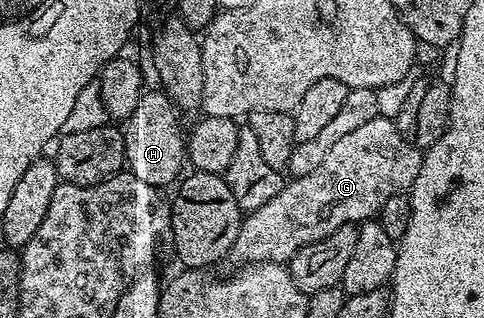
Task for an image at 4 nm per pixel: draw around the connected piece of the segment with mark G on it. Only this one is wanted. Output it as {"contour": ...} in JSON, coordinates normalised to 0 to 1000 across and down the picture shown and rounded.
{"contour":[[[785,368],[771,381],[754,381],[754,393],[729,406],[729,418],[713,418],[680,481],[671,481],[671,506],[647,531],[647,544],[620,550],[587,572],[581,607],[548,632],[539,657],[517,667],[504,686],[498,720],[490,733],[490,758],[477,774],[475,824],[525,833],[539,827],[591,830],[624,777],[680,745],[715,701],[744,704],[764,692],[814,613],[847,604],[857,575],[862,544],[874,516],[874,475],[845,456],[837,431],[829,431],[814,371]]]}

